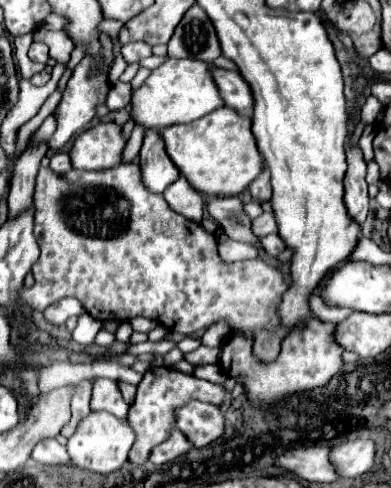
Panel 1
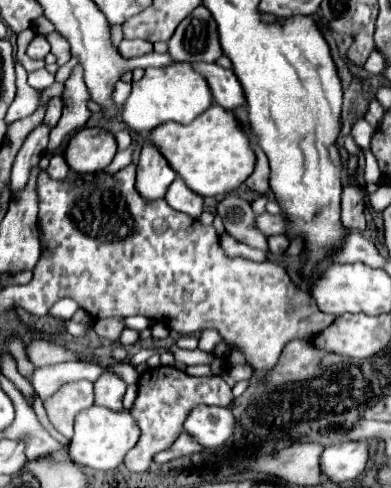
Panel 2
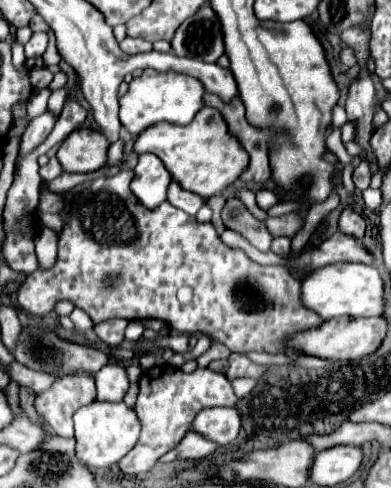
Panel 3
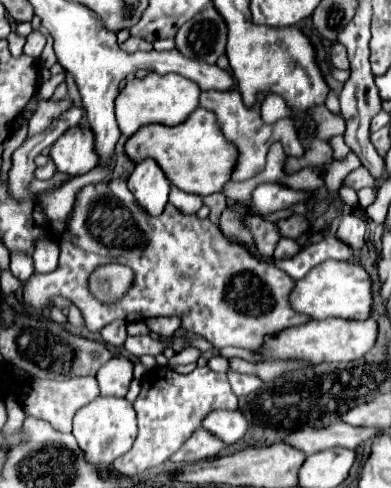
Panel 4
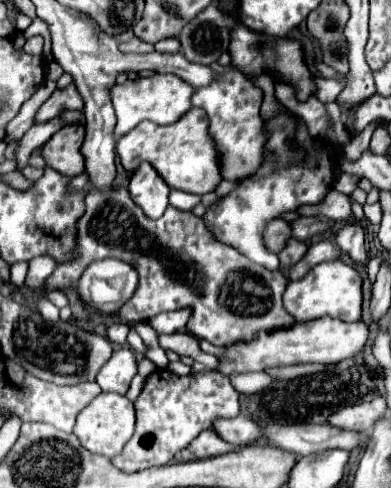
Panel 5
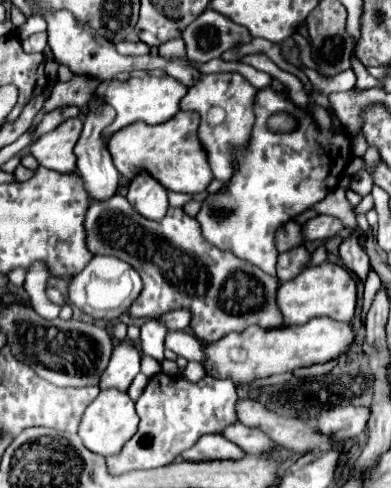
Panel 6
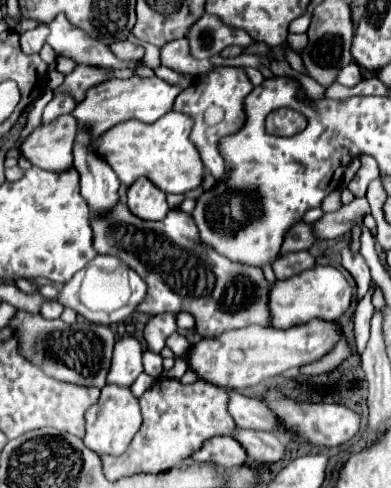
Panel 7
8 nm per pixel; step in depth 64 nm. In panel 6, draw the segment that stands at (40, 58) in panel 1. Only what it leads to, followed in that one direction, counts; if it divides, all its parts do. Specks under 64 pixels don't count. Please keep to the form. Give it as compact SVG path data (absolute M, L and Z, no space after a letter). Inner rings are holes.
M46 32L42 34L32 34L28 40L22 40L24 52L42 52L46 46Z

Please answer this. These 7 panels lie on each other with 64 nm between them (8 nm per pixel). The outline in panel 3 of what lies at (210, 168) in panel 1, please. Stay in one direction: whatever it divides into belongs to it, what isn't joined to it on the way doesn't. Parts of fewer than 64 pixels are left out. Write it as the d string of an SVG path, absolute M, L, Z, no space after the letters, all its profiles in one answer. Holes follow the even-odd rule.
M204 106L188 126L160 122L160 124L154 124L152 128L146 128L138 136L134 150L138 154L152 152L160 156L160 160L164 162L172 178L182 188L202 198L222 194L230 184L234 184L246 172L250 164L248 152L242 148L240 140L228 130L228 124L220 114L220 110L212 106Z

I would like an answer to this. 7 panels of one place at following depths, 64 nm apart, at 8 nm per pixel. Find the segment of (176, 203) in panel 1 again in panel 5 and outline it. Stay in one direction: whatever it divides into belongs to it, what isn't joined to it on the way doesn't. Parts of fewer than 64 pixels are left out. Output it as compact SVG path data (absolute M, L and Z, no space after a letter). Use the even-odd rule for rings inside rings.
M172 190L170 192L170 204L174 208L178 208L178 210L190 212L192 208L196 208L200 204L200 196L188 194L188 192L182 192L182 190Z

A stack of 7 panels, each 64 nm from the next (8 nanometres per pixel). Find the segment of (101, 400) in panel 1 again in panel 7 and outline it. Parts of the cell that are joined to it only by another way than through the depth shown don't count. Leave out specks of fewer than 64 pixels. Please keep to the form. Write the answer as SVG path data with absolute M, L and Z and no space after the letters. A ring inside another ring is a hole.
M124 336L114 346L108 384L130 386L142 374L142 344L134 336Z

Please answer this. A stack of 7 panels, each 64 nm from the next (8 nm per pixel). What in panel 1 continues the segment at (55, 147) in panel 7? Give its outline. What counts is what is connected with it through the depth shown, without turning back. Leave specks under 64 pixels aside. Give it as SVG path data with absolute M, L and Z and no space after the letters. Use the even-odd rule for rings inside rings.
M100 122L98 126L82 132L72 150L70 150L70 156L72 156L72 166L78 168L78 170L106 170L106 168L114 168L118 164L122 164L122 152L126 148L128 140L124 138L122 134L122 126L116 124L116 122Z

